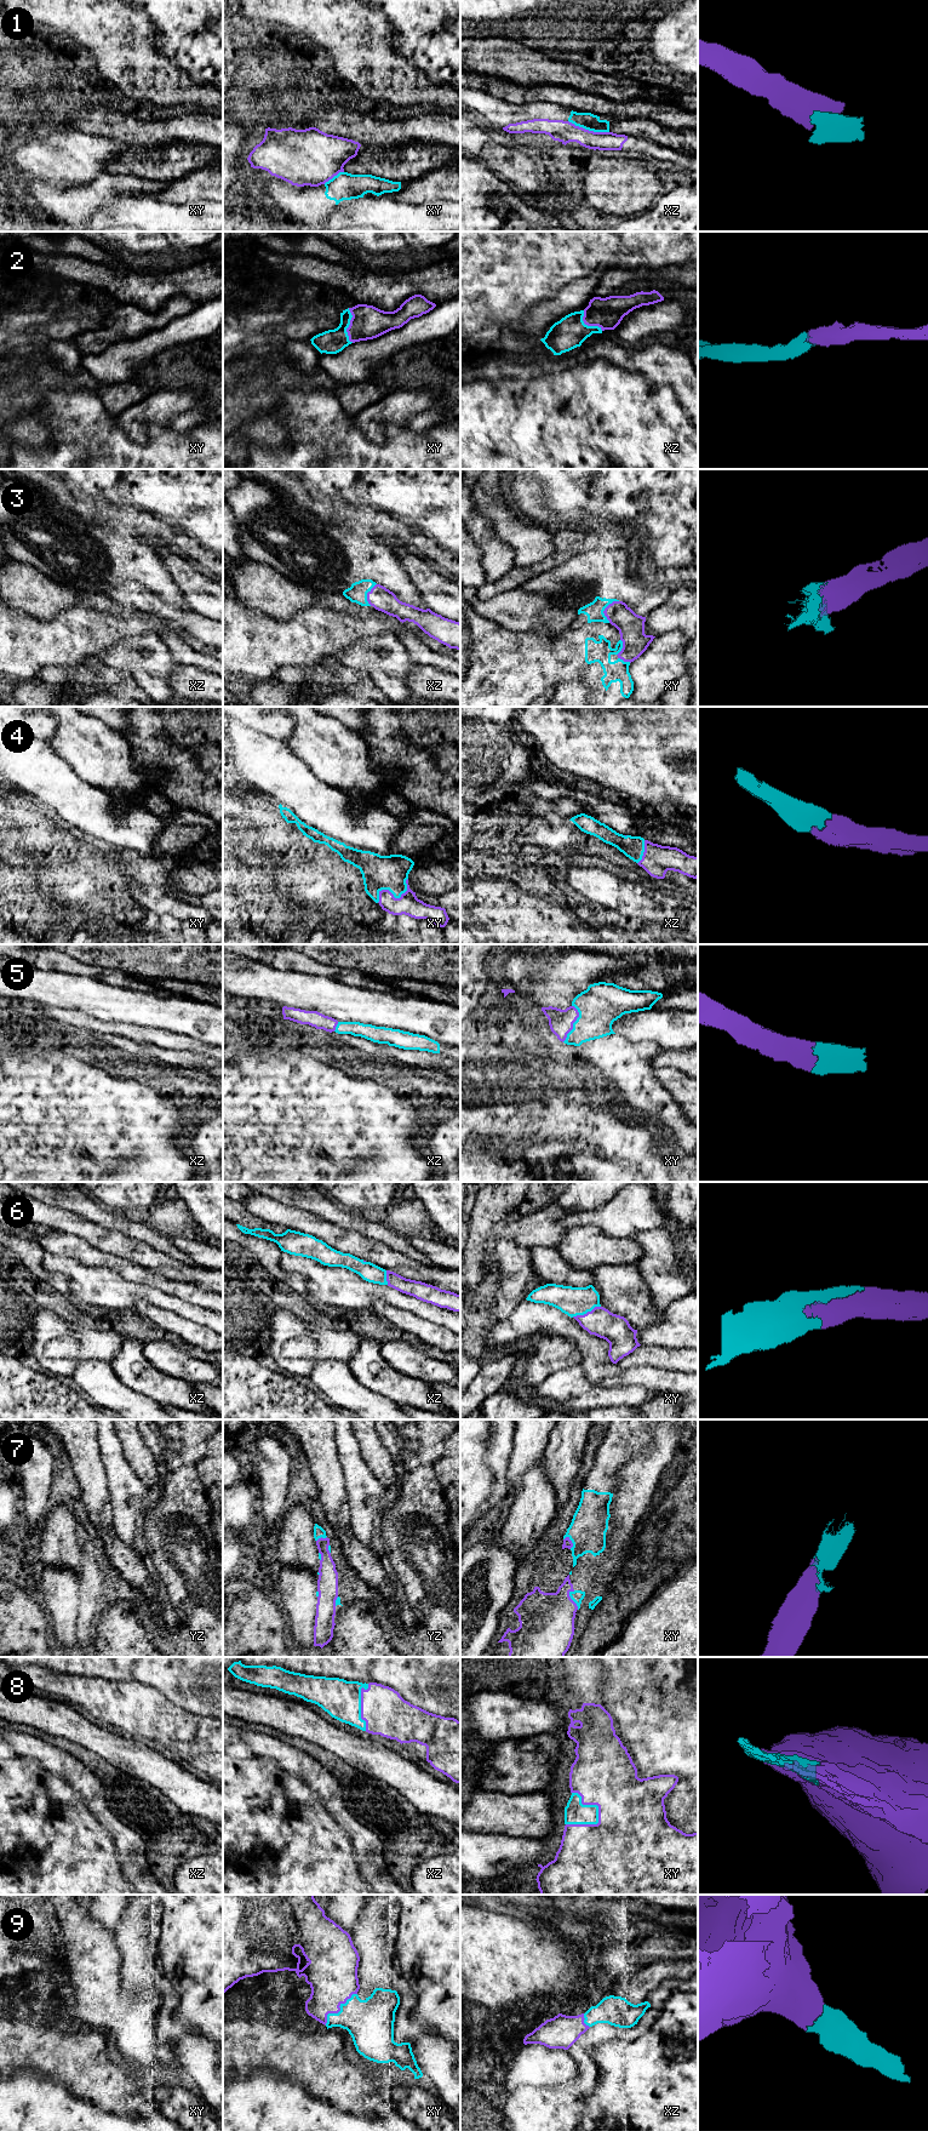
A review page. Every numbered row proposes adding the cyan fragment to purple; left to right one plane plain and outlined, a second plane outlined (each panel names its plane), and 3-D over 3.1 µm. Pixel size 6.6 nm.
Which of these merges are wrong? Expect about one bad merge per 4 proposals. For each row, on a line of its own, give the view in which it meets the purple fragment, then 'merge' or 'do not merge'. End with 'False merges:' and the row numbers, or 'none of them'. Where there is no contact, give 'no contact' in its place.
1: xz | do not merge
2: xy | merge
3: xy | merge
4: xy | merge
5: xy | merge
6: xy | merge
7: xy | merge
8: xy | merge
9: xy | merge
False merges: 1

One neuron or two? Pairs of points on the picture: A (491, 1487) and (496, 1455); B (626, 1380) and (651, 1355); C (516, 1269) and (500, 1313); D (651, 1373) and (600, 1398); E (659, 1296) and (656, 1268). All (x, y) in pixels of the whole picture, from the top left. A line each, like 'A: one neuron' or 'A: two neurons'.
A: one neuron
B: two neurons
C: one neuron
D: two neurons
E: one neuron

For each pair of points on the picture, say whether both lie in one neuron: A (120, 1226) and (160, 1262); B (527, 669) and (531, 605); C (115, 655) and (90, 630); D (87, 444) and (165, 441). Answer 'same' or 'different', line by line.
A: different
B: different
C: different
D: same

